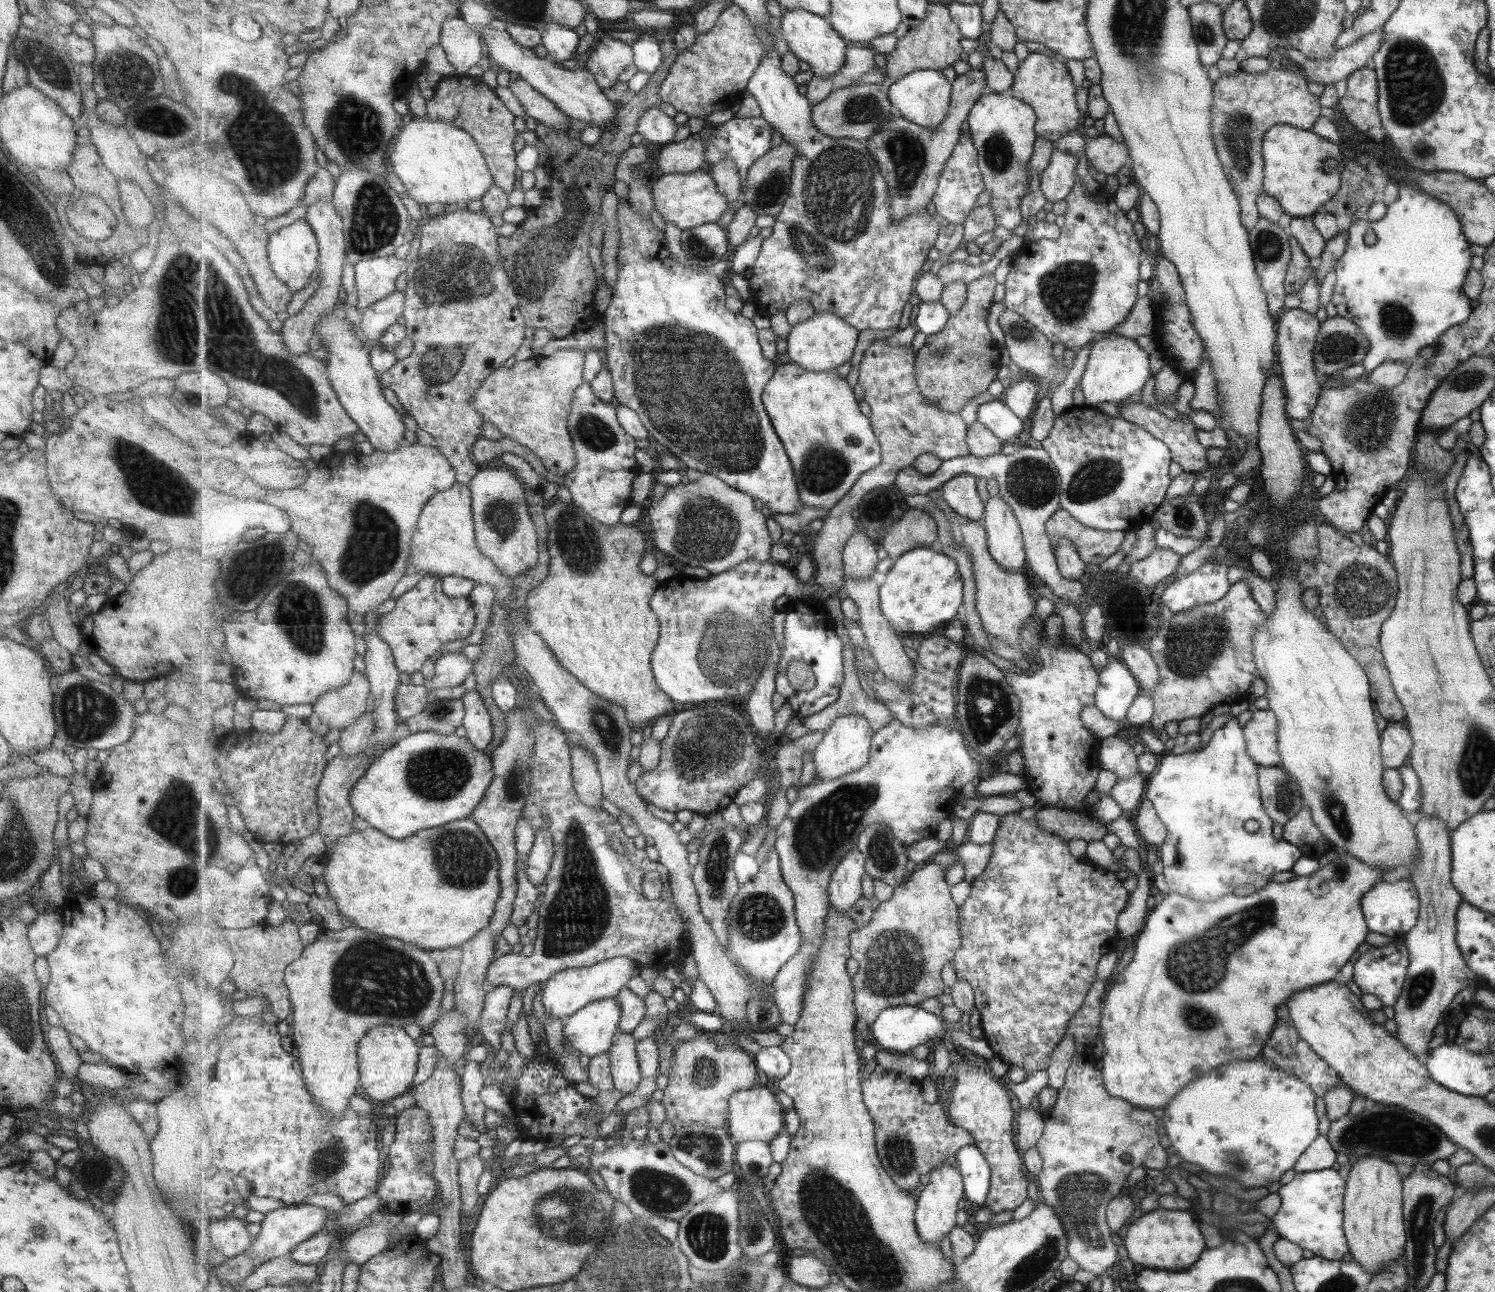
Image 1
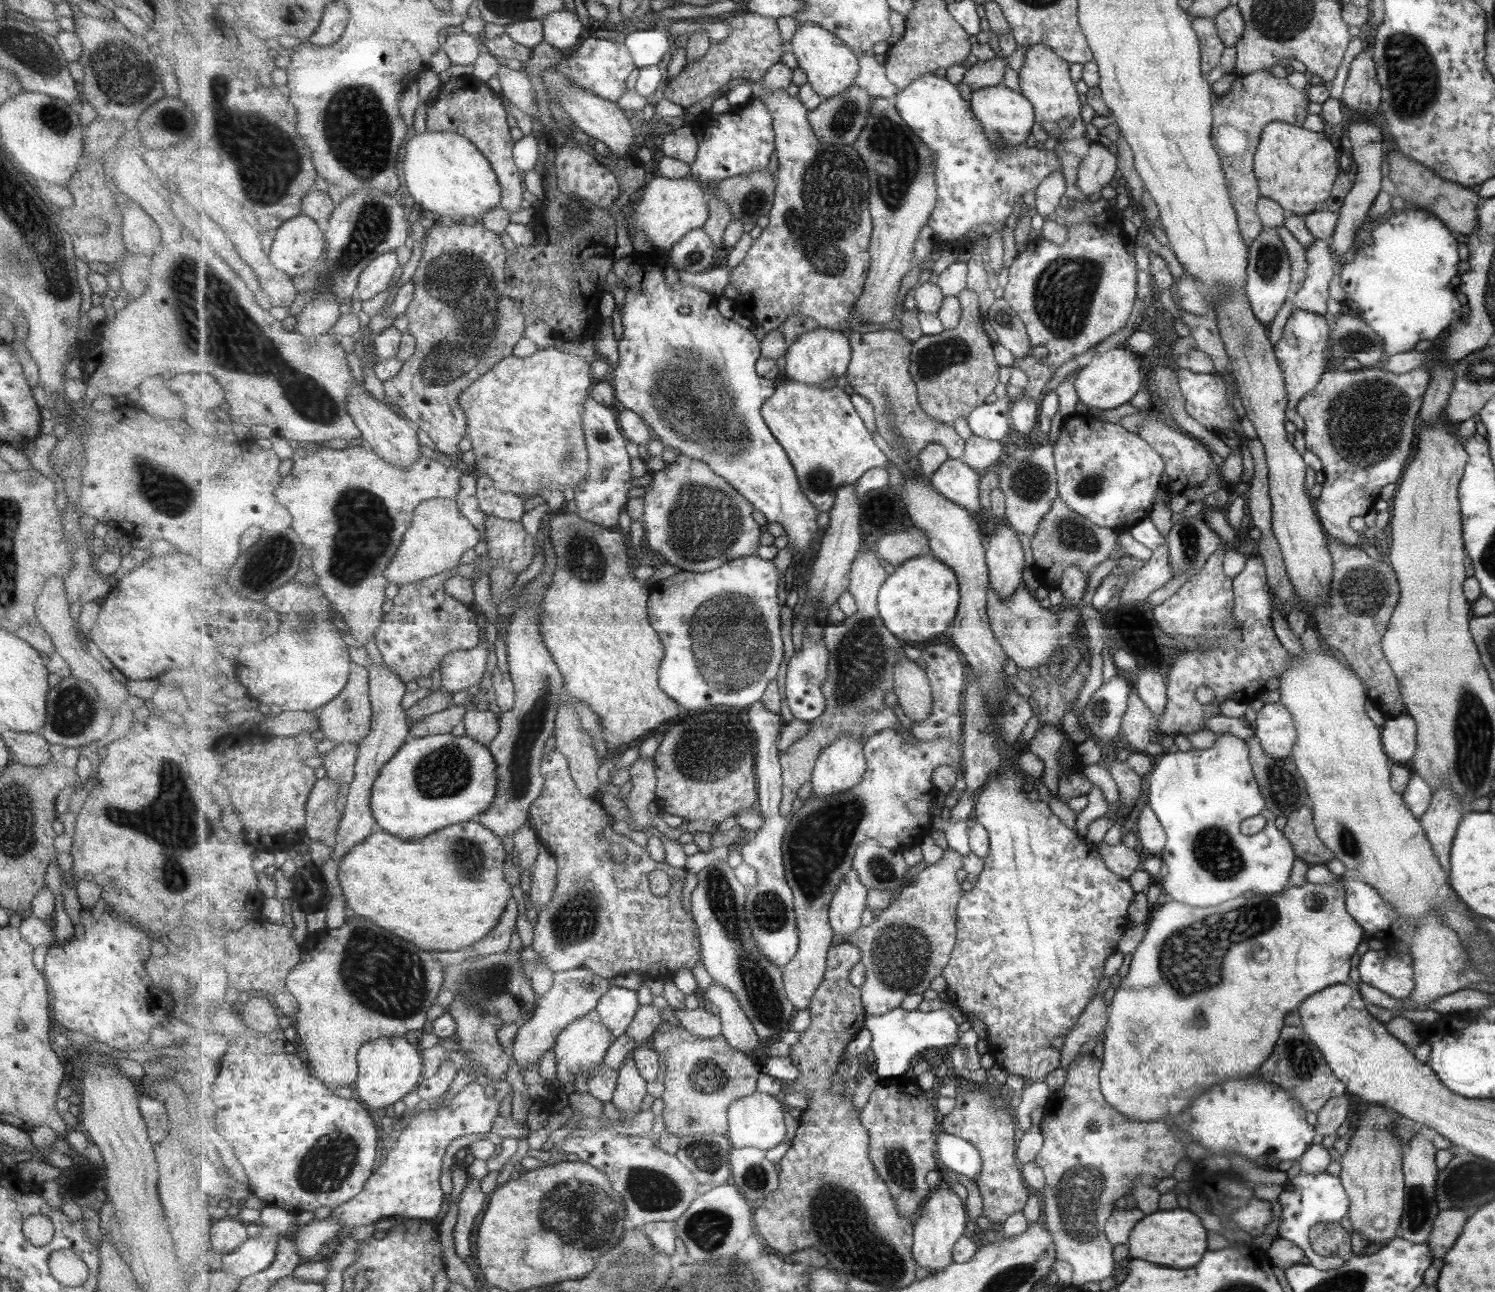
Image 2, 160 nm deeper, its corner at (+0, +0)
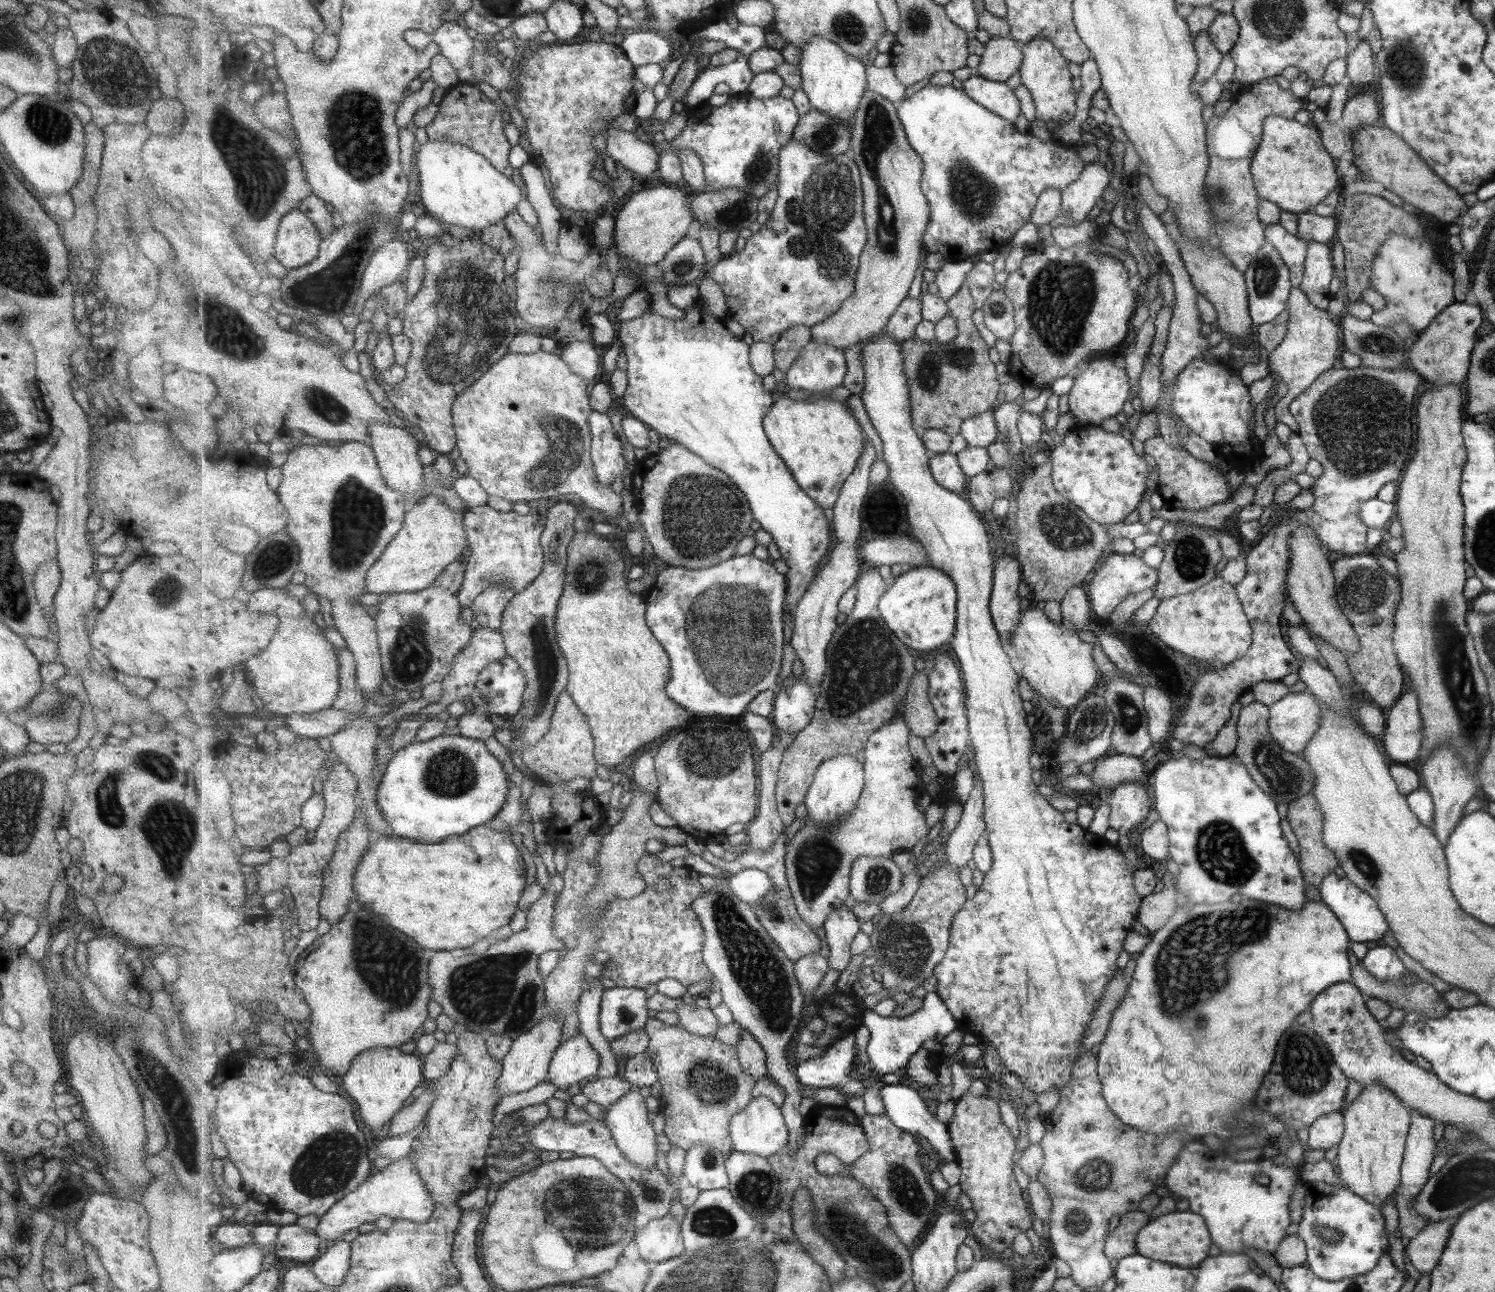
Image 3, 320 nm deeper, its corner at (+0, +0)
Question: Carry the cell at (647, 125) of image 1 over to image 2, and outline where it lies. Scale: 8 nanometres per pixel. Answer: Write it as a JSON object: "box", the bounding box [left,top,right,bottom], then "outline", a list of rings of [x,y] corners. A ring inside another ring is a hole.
{"box":[662,126,699,164],"outline":[[[668,126],[662,129],[662,152],[665,156],[678,158],[687,164],[697,160],[699,144],[692,127],[682,126],[679,130],[671,130]]]}

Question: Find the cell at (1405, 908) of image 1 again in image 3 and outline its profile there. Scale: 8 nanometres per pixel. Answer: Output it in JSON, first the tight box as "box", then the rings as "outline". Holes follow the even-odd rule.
{"box":[1317,873,1388,943],"outline":[[[1331,873],[1321,881],[1317,890],[1320,892],[1321,900],[1332,909],[1332,913],[1344,925],[1344,930],[1347,931],[1352,942],[1368,943],[1370,940],[1379,940],[1383,933],[1387,932],[1388,923],[1376,905],[1375,899],[1367,891],[1357,887],[1351,880],[1346,877],[1338,878]]]}

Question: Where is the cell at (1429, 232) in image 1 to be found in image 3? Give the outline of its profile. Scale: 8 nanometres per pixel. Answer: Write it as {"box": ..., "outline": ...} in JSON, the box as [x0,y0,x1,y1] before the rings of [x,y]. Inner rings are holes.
{"box":[1369,234,1453,330],"outline":[[[1390,234],[1372,261],[1370,289],[1383,296],[1386,305],[1381,311],[1373,312],[1369,320],[1377,325],[1390,327],[1392,322],[1405,322],[1411,330],[1423,330],[1453,300],[1453,278],[1449,270],[1443,268],[1439,256],[1435,254],[1435,244],[1424,238],[1405,238],[1400,234]]]}

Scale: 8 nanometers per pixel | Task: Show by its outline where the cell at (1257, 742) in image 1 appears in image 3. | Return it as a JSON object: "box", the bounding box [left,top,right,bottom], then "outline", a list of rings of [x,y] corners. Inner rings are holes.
{"box":[1268,692,1320,754],"outline":[[[1309,692],[1287,693],[1268,707],[1268,731],[1279,747],[1299,754],[1320,728],[1320,702]]]}

